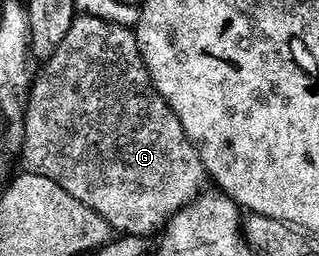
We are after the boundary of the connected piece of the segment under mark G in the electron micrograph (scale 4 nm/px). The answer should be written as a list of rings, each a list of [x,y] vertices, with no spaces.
[[[76,16],[73,27],[69,27],[69,35],[65,35],[65,39],[61,39],[61,47],[57,47],[57,51],[53,51],[53,55],[46,58],[42,65],[43,70],[40,73],[38,70],[31,92],[25,101],[27,117],[22,118],[25,127],[25,139],[21,154],[22,168],[33,175],[45,175],[45,179],[53,179],[53,183],[65,187],[65,191],[69,191],[69,195],[73,195],[73,199],[78,199],[81,203],[85,203],[85,207],[97,211],[97,215],[101,215],[105,219],[105,223],[109,223],[116,234],[144,239],[150,238],[150,233],[158,234],[171,217],[179,213],[188,202],[194,201],[199,195],[204,188],[205,170],[203,160],[199,158],[199,152],[195,150],[195,144],[187,140],[185,127],[181,127],[181,119],[177,119],[175,112],[167,106],[165,99],[156,91],[155,85],[151,81],[151,76],[139,50],[139,41],[135,38],[135,29],[125,25],[110,25],[109,22],[96,17]]]

